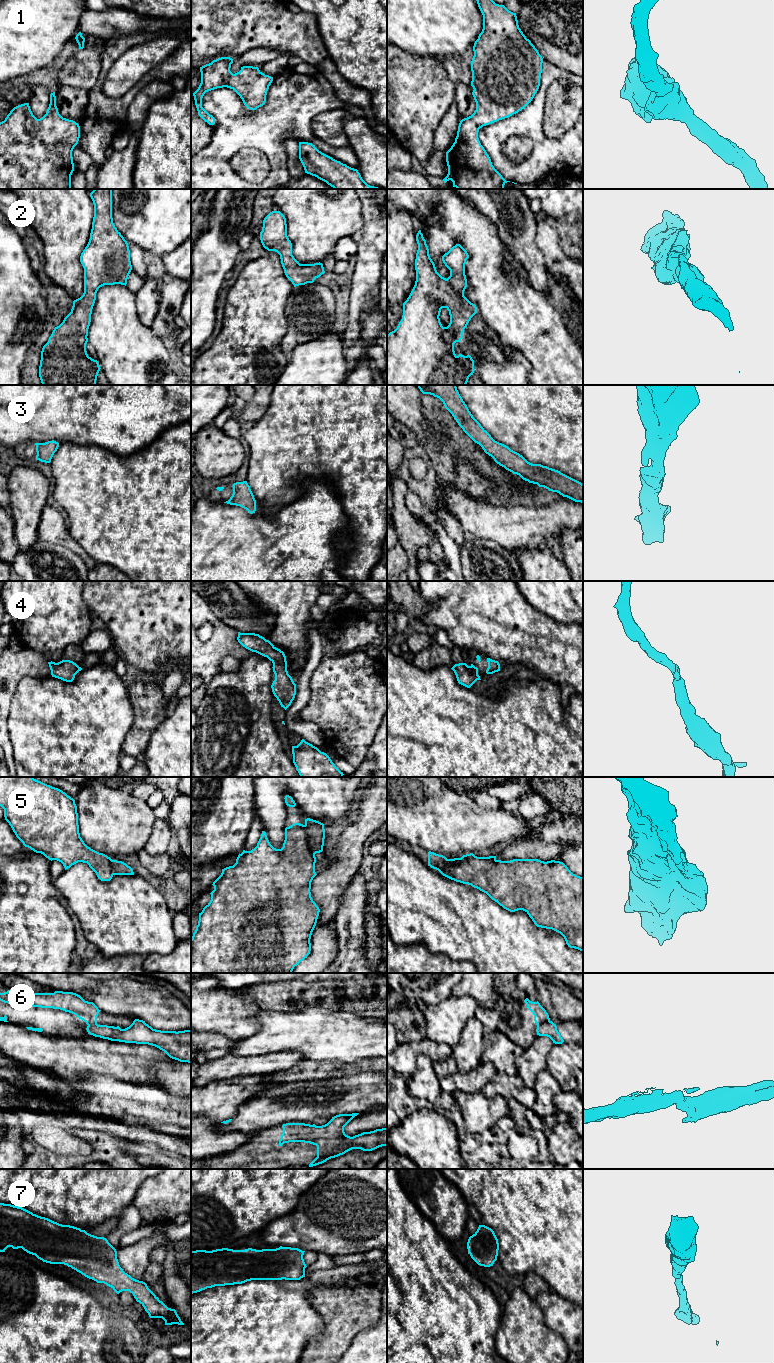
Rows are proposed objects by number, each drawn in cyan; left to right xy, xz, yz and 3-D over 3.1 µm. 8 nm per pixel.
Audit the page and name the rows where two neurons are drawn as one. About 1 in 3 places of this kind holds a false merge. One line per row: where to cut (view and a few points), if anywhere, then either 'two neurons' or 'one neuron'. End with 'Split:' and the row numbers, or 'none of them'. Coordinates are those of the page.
1: cut none; one neuron
2: cut none; one neuron
3: cut none; one neuron
4: cut none; one neuron
5: cut xz (303, 825), (308, 843), (315, 853); two neurons
6: cut yz (549, 1019), (537, 1026); two neurons
7: cut none; one neuron
Split: 5, 6

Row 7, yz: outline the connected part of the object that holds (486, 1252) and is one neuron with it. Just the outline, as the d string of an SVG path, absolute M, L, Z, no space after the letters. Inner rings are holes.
M479 1225L477 1231L469 1237L467 1242L468 1254L480 1266L493 1266L497 1260L499 1243L494 1231Z

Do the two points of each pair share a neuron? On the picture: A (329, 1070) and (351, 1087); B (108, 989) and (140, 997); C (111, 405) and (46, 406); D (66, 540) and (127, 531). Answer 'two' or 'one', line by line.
A: two
B: one
C: one
D: two

